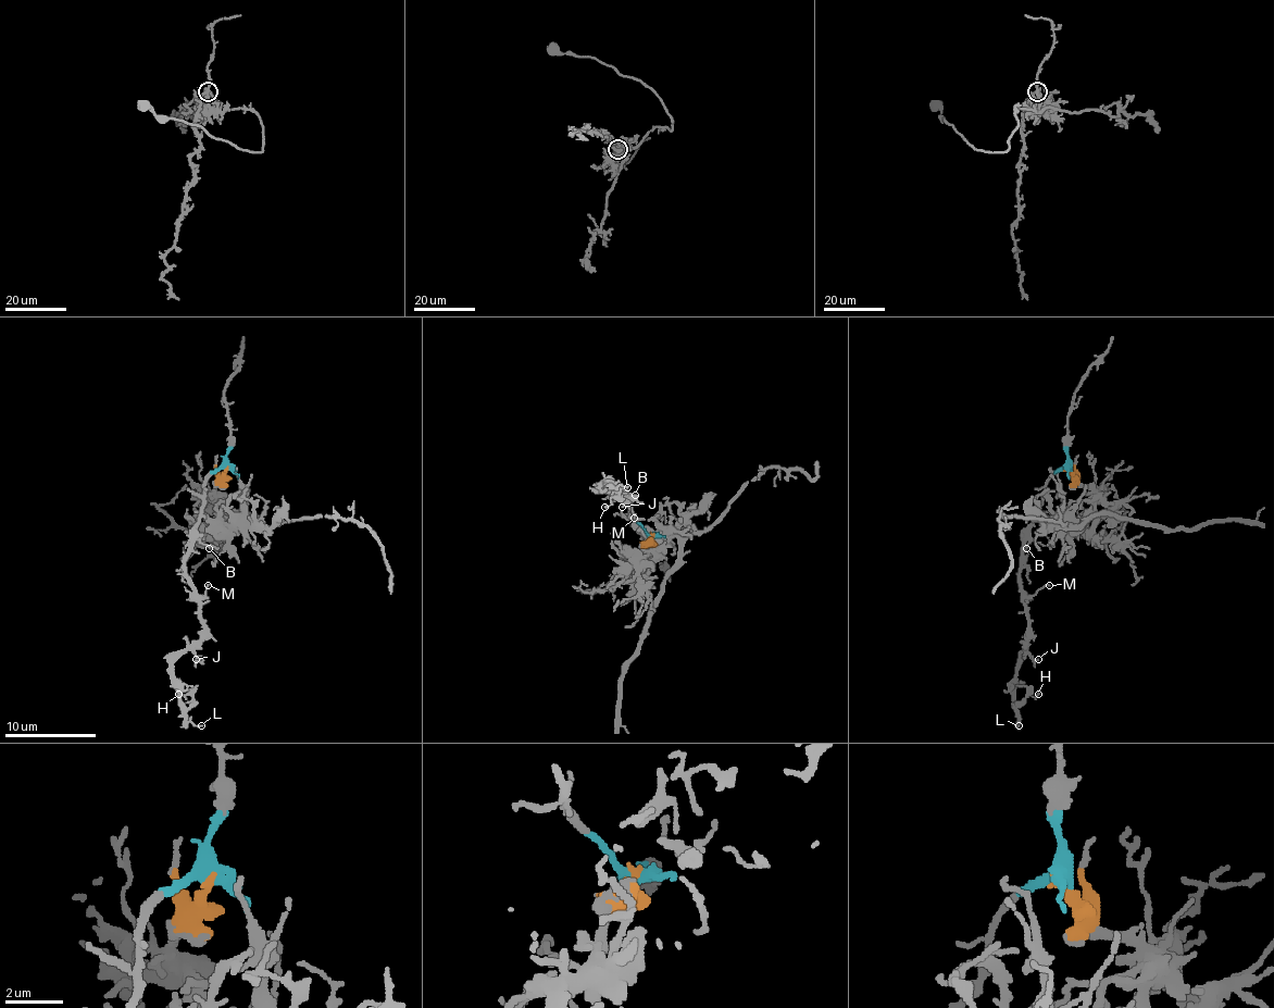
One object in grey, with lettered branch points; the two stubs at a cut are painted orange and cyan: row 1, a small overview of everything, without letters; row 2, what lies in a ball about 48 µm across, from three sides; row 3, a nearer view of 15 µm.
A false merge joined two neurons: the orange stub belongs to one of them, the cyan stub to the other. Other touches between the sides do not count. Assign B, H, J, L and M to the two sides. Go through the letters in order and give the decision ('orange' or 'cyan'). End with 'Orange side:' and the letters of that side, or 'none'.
B: cyan
H: cyan
J: cyan
L: cyan
M: cyan
Orange side: none

